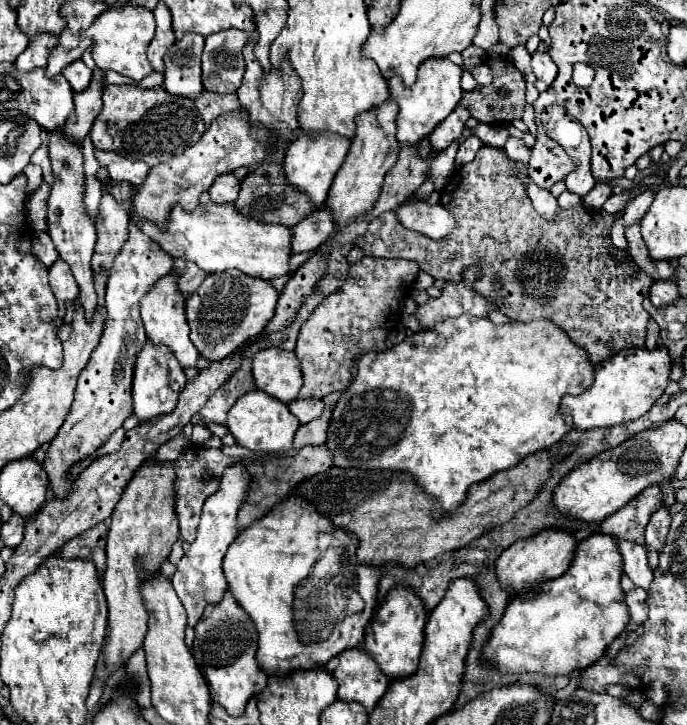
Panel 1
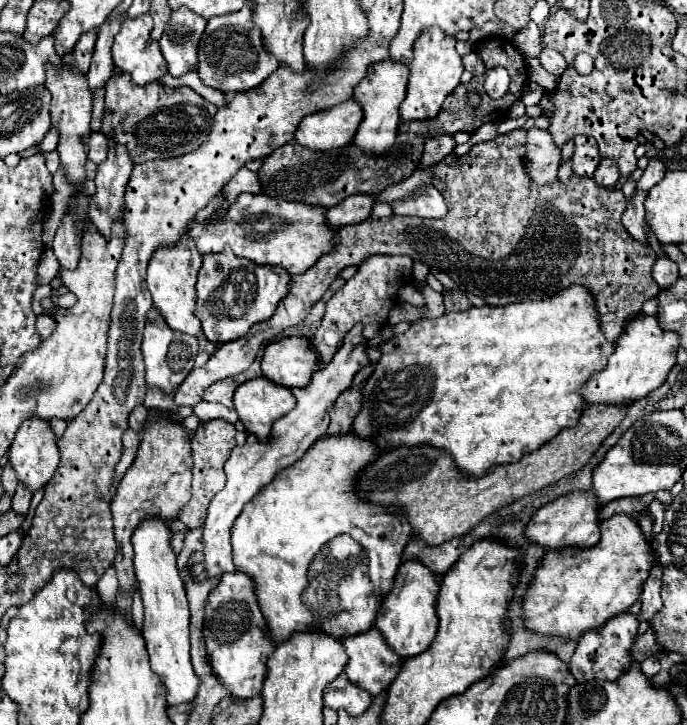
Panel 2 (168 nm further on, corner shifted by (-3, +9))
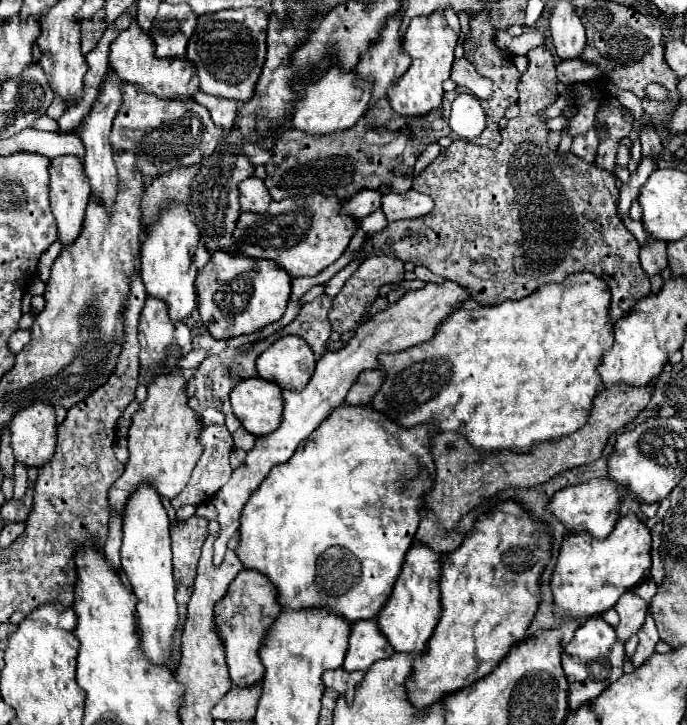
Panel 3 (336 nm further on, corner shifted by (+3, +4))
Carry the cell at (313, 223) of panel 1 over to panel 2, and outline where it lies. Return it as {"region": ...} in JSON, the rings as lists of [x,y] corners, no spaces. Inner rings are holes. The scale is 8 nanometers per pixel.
{"region":[[[369,194],[349,196],[349,198],[345,198],[345,202],[339,202],[337,206],[327,210],[327,222],[335,230],[349,226],[349,224],[365,222],[371,216],[373,204],[375,204],[375,198],[369,196]]]}

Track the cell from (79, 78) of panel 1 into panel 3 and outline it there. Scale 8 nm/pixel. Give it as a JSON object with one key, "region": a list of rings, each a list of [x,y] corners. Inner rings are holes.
{"region":[[[103,9],[97,11],[93,15],[93,19],[83,19],[81,21],[81,53],[83,55],[87,55],[97,45],[97,41],[101,39],[105,29],[107,27],[103,23]]]}

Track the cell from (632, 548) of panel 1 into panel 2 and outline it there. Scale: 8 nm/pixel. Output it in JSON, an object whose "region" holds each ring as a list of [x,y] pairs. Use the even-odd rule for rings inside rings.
{"region":[[[655,566],[651,570],[649,580],[645,580],[645,584],[641,588],[641,614],[637,616],[639,622],[643,622],[643,620],[651,622],[651,618],[655,616],[655,612],[663,606],[659,590],[661,590],[661,568]]]}

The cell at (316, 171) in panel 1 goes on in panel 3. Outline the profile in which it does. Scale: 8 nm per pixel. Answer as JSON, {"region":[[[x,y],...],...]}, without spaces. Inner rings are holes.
{"region":[[[331,67],[327,75],[307,87],[305,99],[301,99],[295,107],[291,127],[309,135],[333,135],[337,131],[347,131],[361,119],[369,105],[369,99],[371,83],[355,79],[355,73],[343,73],[337,67]]]}

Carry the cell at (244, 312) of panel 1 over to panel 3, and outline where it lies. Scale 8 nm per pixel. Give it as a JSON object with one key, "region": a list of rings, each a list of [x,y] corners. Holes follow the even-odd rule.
{"region":[[[215,251],[209,263],[197,271],[195,289],[203,327],[213,339],[225,341],[279,321],[291,295],[291,277],[277,263]]]}

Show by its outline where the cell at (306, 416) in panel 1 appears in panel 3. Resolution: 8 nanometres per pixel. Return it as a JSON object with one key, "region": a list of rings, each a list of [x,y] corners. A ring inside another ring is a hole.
{"region":[[[445,281],[443,285],[427,283],[419,291],[407,291],[397,303],[389,305],[385,311],[375,313],[373,317],[369,317],[369,321],[361,323],[343,349],[339,349],[337,353],[325,353],[317,361],[315,373],[303,391],[299,391],[299,393],[283,391],[285,407],[283,407],[281,425],[273,433],[263,435],[255,441],[255,447],[247,451],[245,461],[233,471],[231,479],[211,499],[211,503],[217,509],[217,523],[219,523],[219,535],[215,539],[215,555],[213,555],[215,565],[223,563],[227,543],[239,529],[239,515],[241,515],[243,505],[251,497],[251,493],[261,485],[261,481],[267,477],[271,467],[289,461],[291,455],[295,453],[295,449],[299,447],[299,443],[303,443],[333,413],[333,409],[337,409],[343,403],[347,391],[357,381],[359,373],[365,369],[375,369],[377,357],[381,351],[397,353],[397,351],[415,347],[427,339],[431,339],[435,335],[439,323],[447,315],[451,315],[453,307],[457,307],[465,299],[467,299],[467,291],[451,281]]]}

